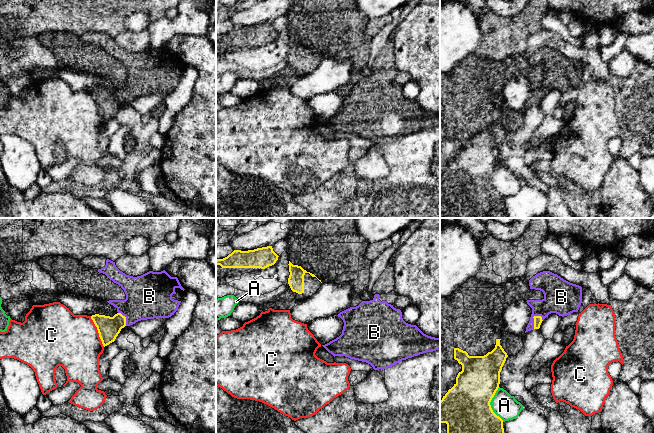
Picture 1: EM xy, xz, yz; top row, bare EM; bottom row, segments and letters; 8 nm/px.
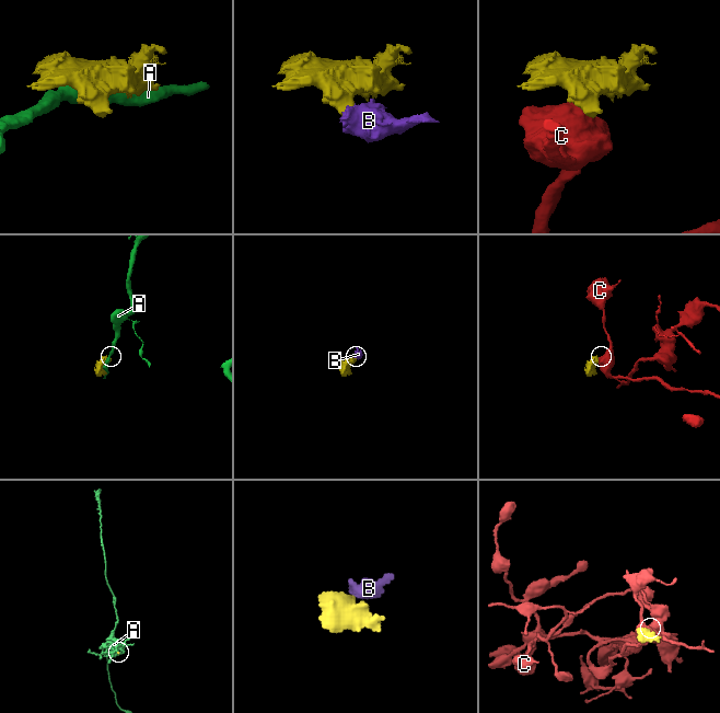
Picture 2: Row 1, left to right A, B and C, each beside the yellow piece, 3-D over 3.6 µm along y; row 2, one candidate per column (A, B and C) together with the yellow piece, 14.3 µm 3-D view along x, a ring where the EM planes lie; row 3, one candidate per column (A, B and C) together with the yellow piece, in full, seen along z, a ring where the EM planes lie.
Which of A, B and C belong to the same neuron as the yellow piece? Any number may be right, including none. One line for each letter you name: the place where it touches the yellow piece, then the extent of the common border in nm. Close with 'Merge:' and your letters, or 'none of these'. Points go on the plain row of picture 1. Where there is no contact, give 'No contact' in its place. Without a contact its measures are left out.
B: Touches yellow at yz (534, 95). Shared border 130 nm
Merge: B

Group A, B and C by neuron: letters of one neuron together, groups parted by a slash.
A / B / C

